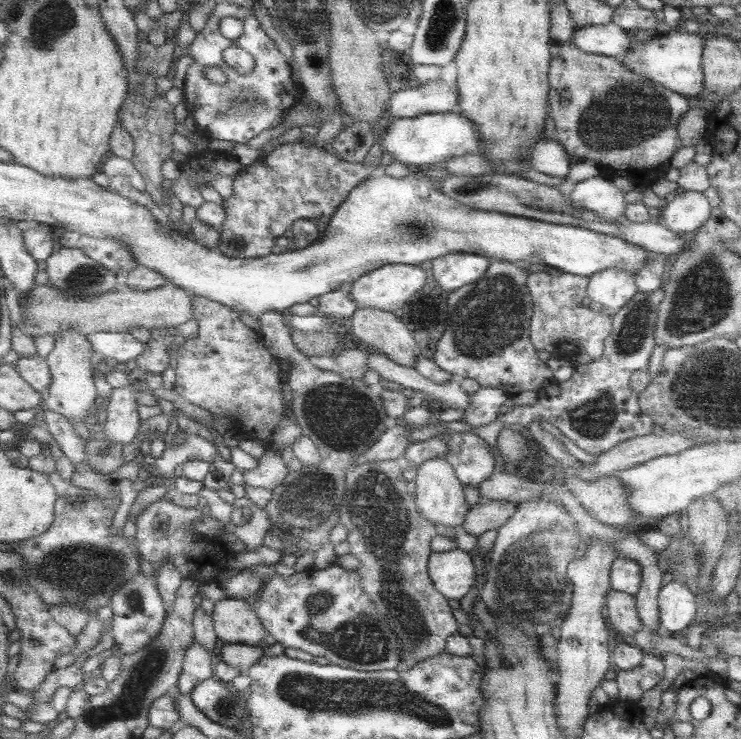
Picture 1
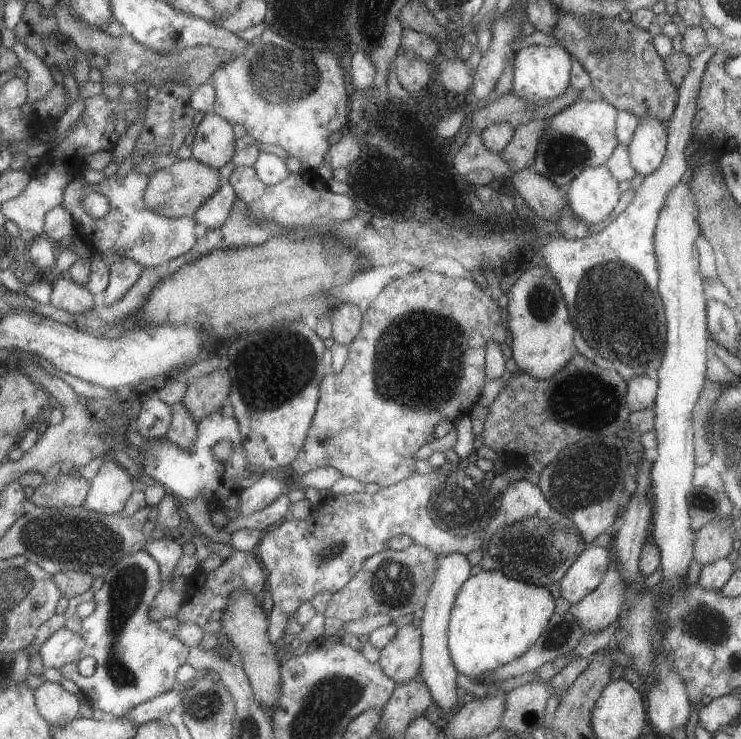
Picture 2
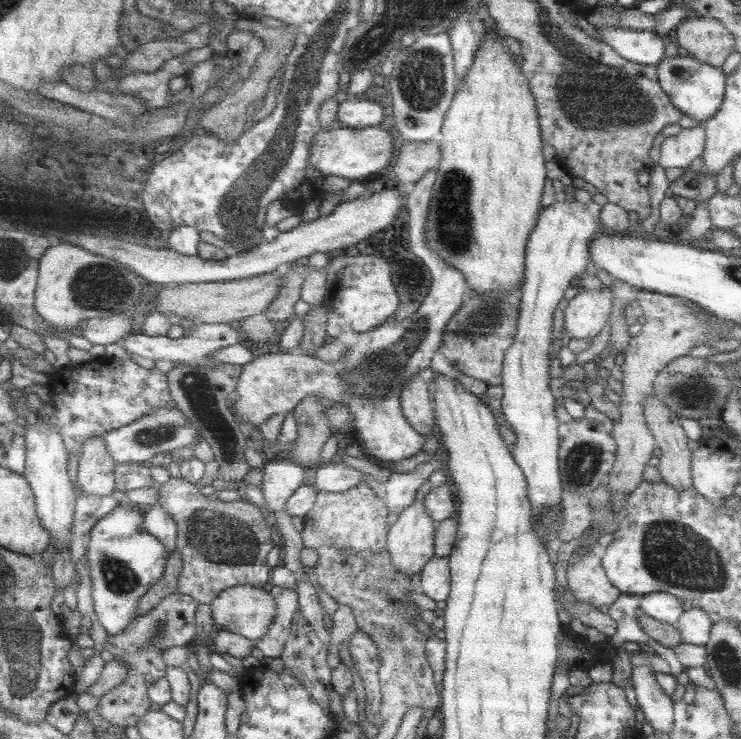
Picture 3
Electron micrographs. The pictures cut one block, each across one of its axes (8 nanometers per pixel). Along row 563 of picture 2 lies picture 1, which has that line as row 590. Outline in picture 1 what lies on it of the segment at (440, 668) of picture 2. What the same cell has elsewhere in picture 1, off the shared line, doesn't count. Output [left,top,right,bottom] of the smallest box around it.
[429,550,477,600]

